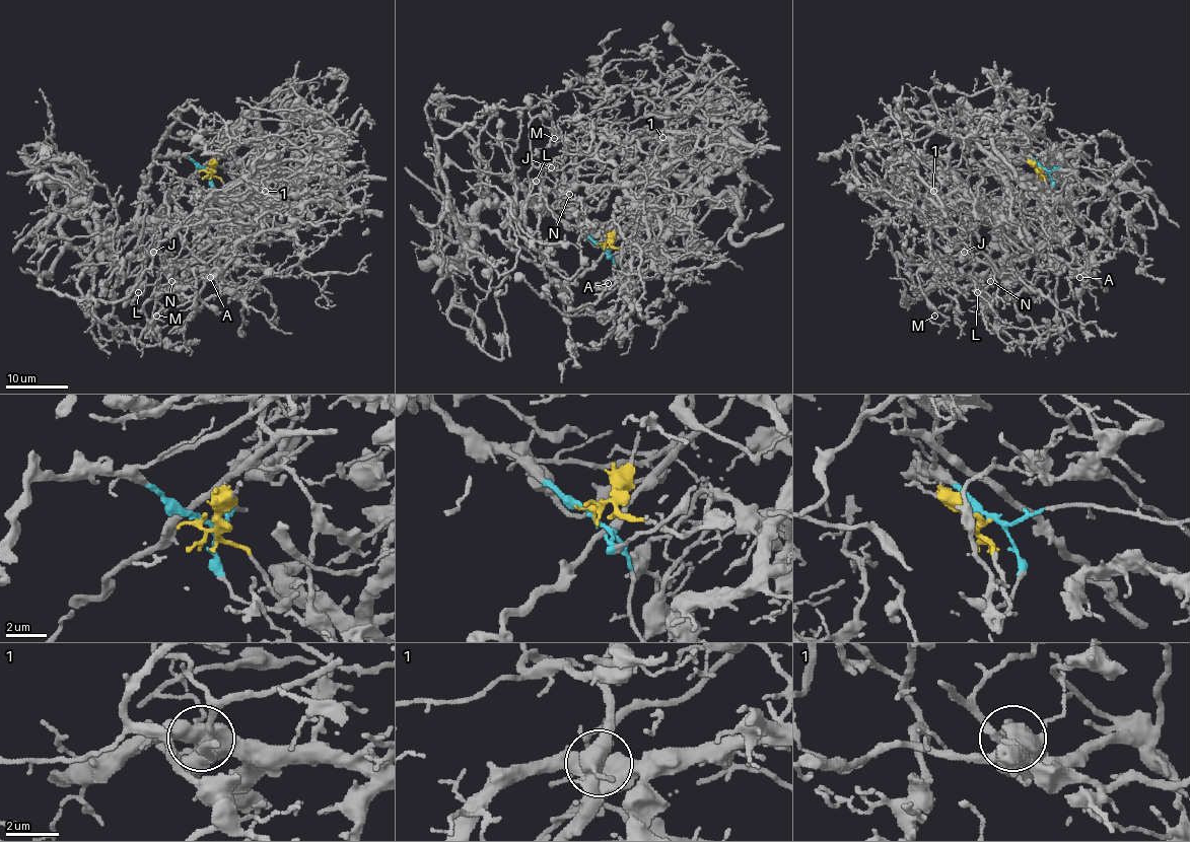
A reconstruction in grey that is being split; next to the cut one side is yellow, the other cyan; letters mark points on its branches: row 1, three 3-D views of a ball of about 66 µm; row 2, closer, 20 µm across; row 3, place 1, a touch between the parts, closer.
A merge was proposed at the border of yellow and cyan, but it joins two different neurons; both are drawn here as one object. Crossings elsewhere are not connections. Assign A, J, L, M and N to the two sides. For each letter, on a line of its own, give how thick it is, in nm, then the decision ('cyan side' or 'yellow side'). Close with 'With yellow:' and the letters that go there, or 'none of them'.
A: 150 nm thick; yellow side
J: 200 nm thick; cyan side
L: 100 nm thick; cyan side
M: 120 nm thick; yellow side
N: 150 nm thick; cyan side
With yellow: A, M

